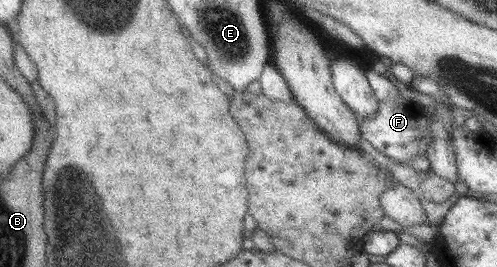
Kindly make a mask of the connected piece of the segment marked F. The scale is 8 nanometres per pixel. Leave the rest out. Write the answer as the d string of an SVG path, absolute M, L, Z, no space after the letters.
M371 69L365 71L369 86L377 99L377 110L371 118L357 116L360 136L371 147L381 154L404 165L410 165L414 156L425 154L428 138L430 138L429 119L431 110L427 106L408 101L401 96L396 87L395 80L389 80L379 72Z

